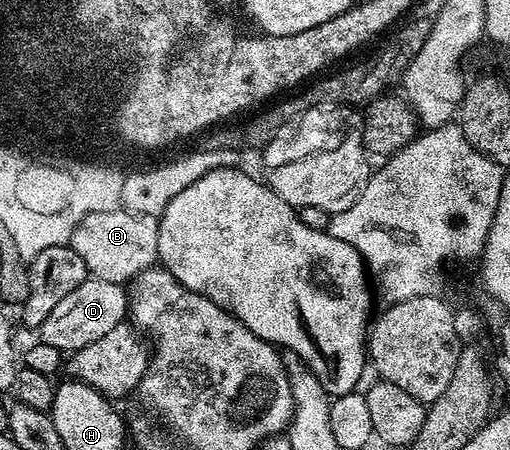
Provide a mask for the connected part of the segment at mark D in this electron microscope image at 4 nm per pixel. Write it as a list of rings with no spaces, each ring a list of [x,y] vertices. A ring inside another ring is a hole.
[[[92,276],[86,277],[75,292],[67,292],[59,304],[51,311],[51,316],[43,320],[39,327],[40,341],[51,344],[51,348],[59,348],[63,352],[72,352],[79,348],[87,348],[99,336],[111,332],[127,318],[127,290],[120,282],[108,282]]]

